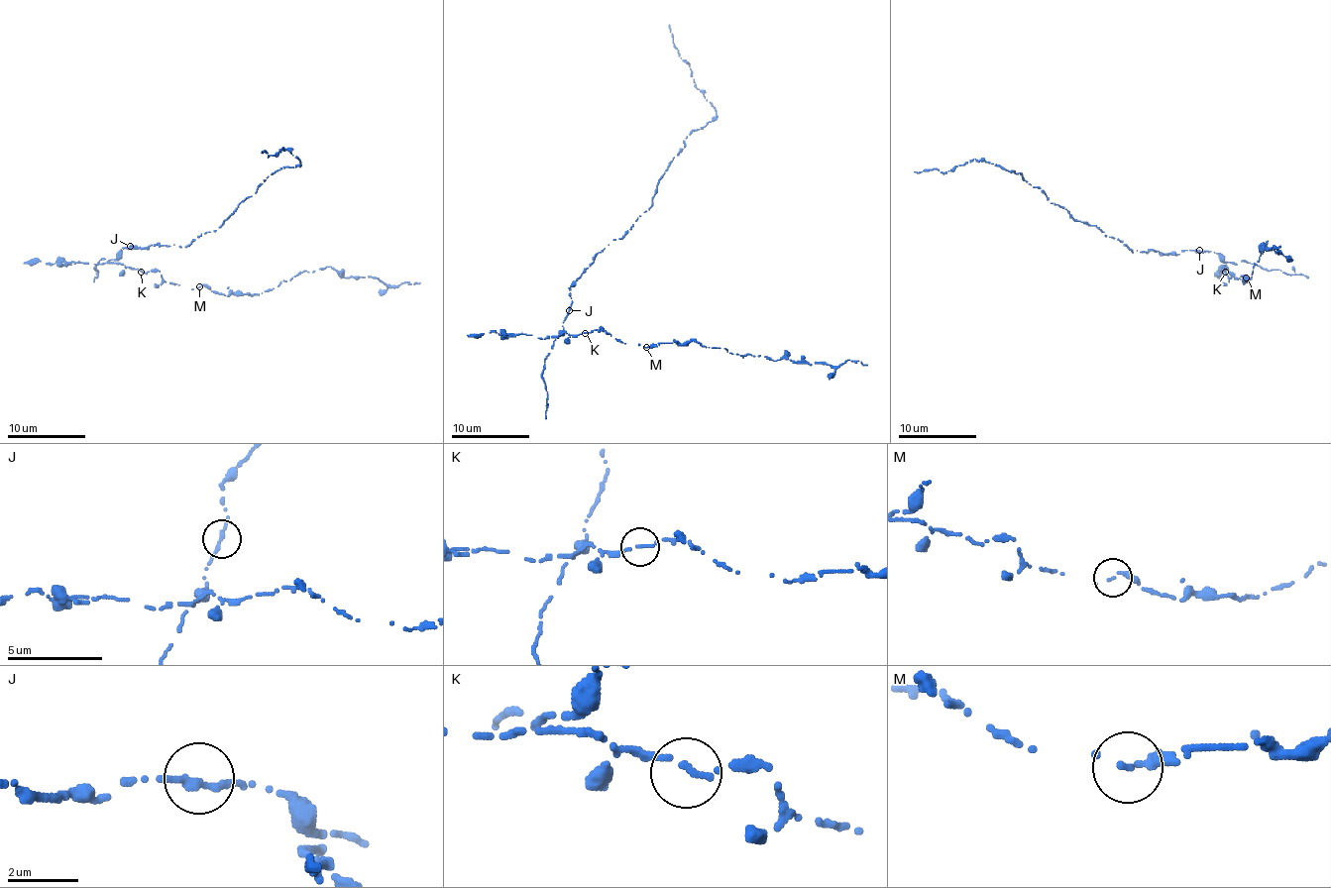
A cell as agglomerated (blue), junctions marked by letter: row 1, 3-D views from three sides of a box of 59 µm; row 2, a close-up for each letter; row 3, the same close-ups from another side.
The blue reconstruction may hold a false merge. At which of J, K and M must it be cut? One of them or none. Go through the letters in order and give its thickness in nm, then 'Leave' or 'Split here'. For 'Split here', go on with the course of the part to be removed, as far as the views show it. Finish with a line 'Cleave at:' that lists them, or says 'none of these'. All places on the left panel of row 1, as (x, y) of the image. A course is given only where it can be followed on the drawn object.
J: Thickness 300 nm. Leave
K: Thickness 180 nm. Leave
M: Thickness 200 nm. Leave
Cleave at: none of these

